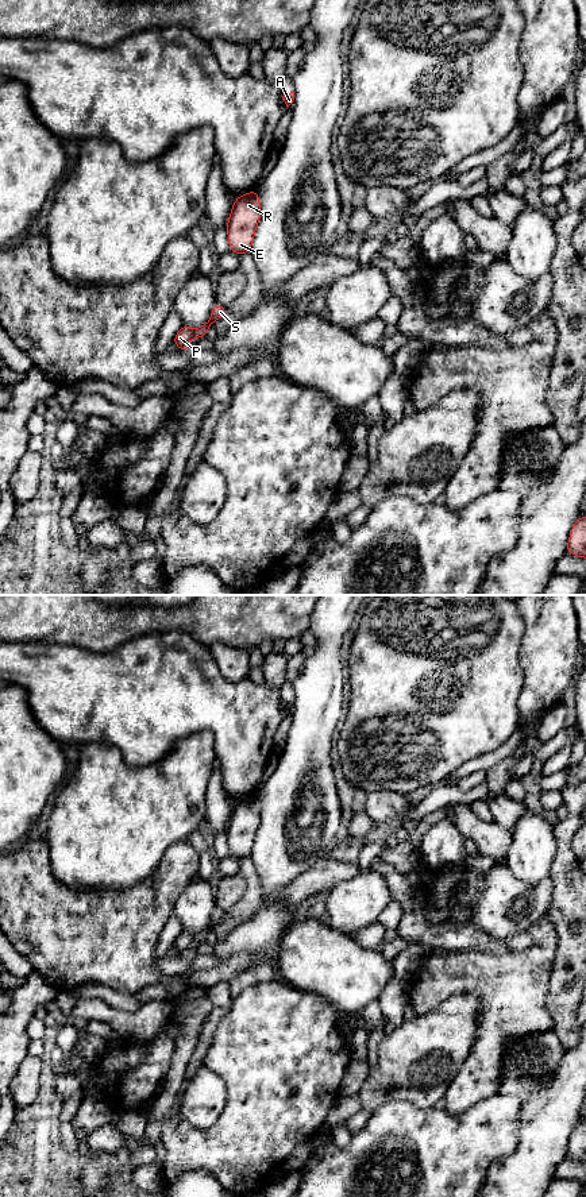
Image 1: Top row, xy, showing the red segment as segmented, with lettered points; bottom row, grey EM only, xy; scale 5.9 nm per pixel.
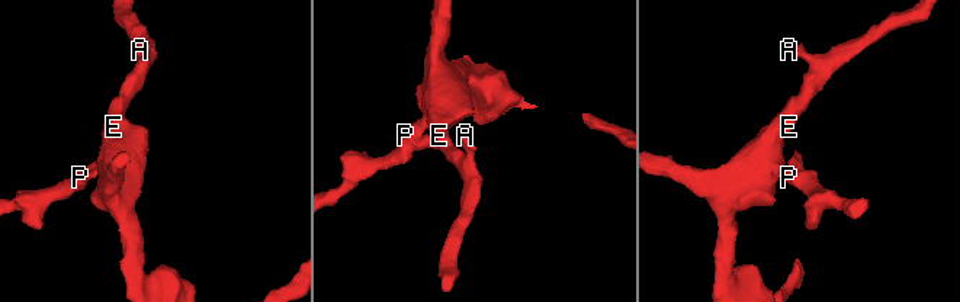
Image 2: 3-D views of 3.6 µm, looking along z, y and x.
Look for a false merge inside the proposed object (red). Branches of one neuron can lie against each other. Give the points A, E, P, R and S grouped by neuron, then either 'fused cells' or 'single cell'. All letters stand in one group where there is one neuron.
groups A E R / P S; fused cells

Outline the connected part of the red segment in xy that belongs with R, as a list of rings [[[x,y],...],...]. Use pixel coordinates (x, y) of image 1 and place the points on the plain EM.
[[[257,795],[242,799],[234,806],[227,838],[230,854],[243,860],[250,857],[255,834],[261,823],[261,807]]]

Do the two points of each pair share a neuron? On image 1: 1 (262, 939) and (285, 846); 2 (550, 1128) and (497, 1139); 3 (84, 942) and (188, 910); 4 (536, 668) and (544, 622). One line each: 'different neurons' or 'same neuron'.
1: same neuron
2: different neurons
3: different neurons
4: same neuron

